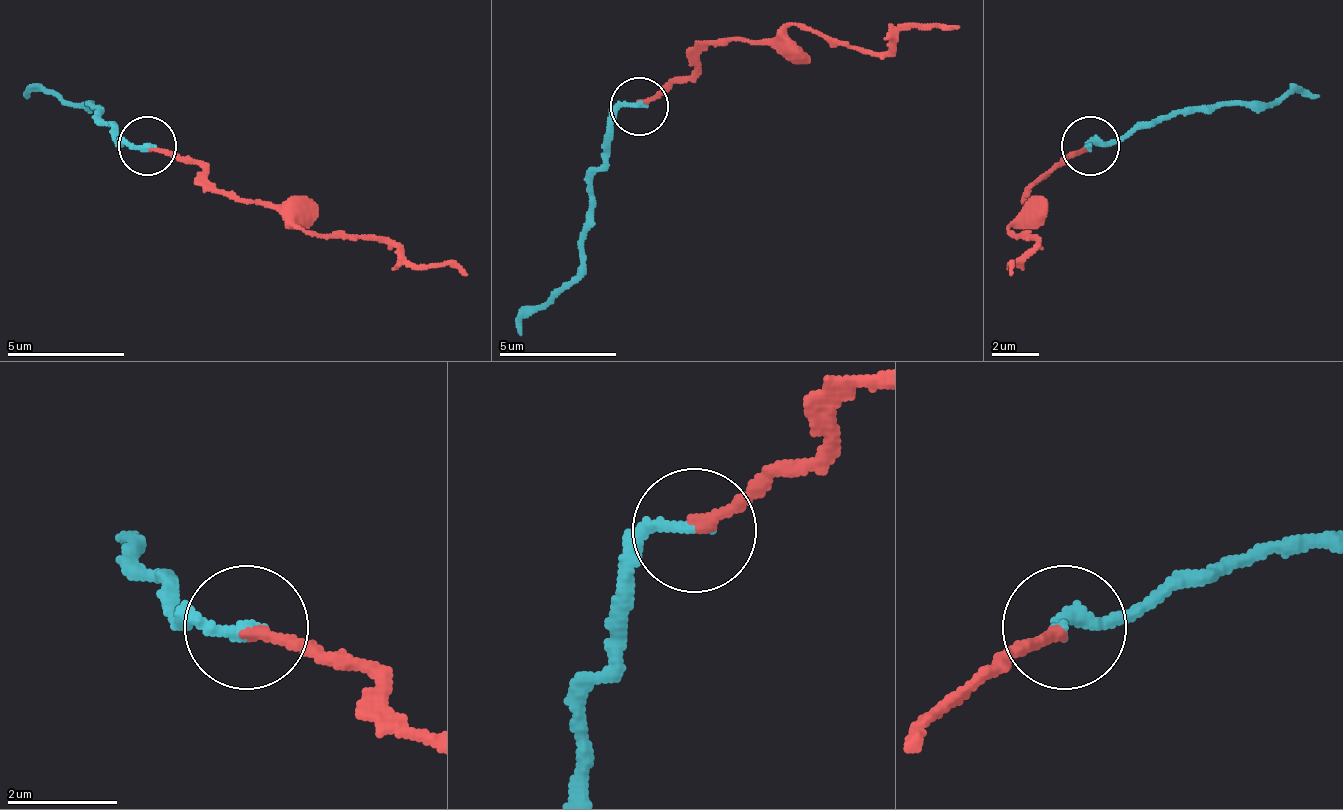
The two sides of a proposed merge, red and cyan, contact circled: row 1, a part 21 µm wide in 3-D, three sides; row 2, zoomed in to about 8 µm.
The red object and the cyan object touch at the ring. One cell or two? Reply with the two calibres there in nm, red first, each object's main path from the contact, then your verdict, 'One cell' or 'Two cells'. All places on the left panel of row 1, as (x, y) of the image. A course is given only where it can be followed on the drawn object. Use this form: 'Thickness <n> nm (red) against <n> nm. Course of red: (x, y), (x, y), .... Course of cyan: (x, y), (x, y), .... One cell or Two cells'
Thickness 220 nm (red) against 220 nm. Course of red: (146, 147), (187, 153), (228, 194), (281, 206), (304, 230), (381, 241), (410, 265), (457, 265), (469, 277). Course of cyan: (146, 147), (122, 141), (98, 118), (93, 106), (63, 106), (40, 88), (28, 94). Two cells

